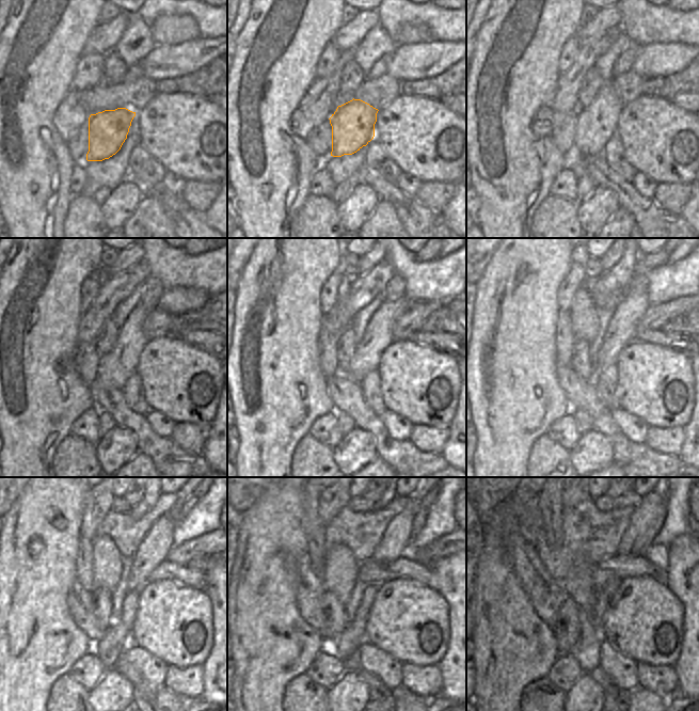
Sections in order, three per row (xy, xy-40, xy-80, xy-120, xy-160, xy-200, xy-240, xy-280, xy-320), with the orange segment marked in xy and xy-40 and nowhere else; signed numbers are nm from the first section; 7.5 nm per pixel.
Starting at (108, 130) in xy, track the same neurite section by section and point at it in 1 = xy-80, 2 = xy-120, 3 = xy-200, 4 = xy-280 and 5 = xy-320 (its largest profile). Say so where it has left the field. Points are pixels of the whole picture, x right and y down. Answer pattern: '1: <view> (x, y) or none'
1: xy-80 (594, 125)
2: xy-120 (114, 368)
3: xy-200 (621, 329)
4: xy-280 (394, 543)
5: xy-320 (648, 518)

